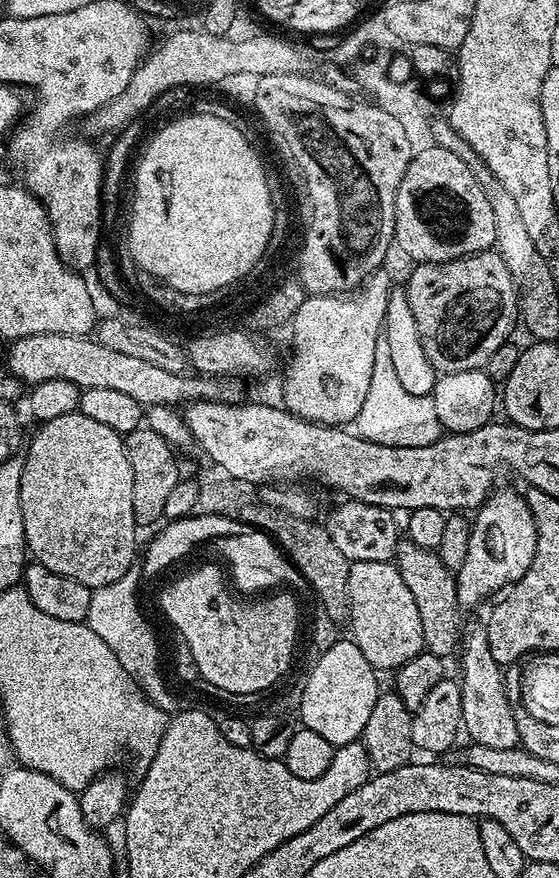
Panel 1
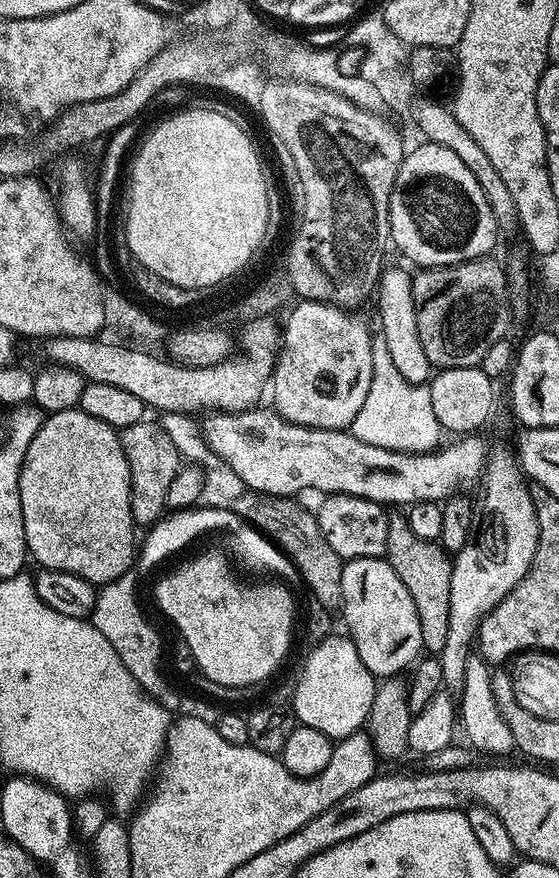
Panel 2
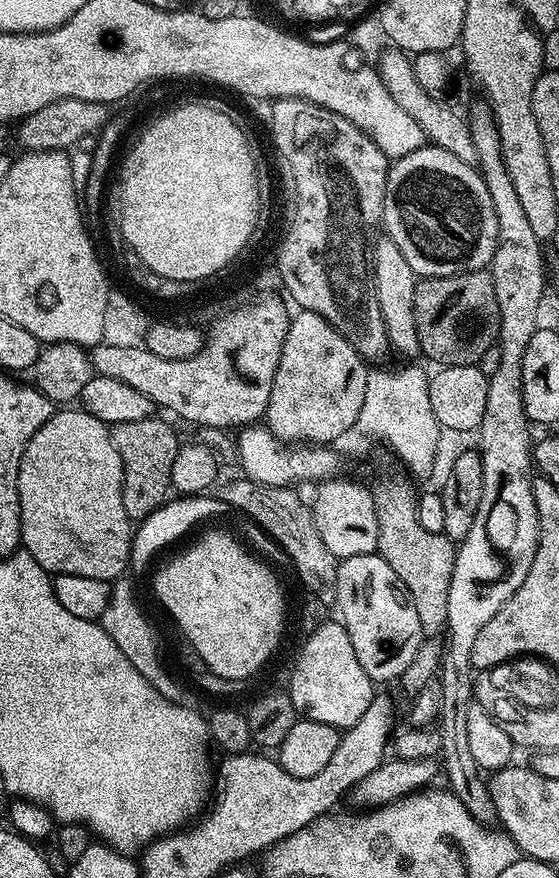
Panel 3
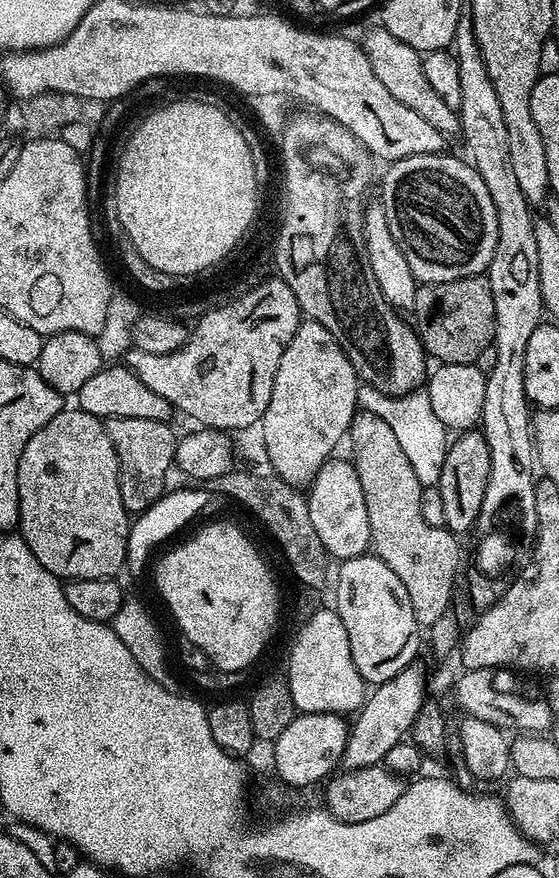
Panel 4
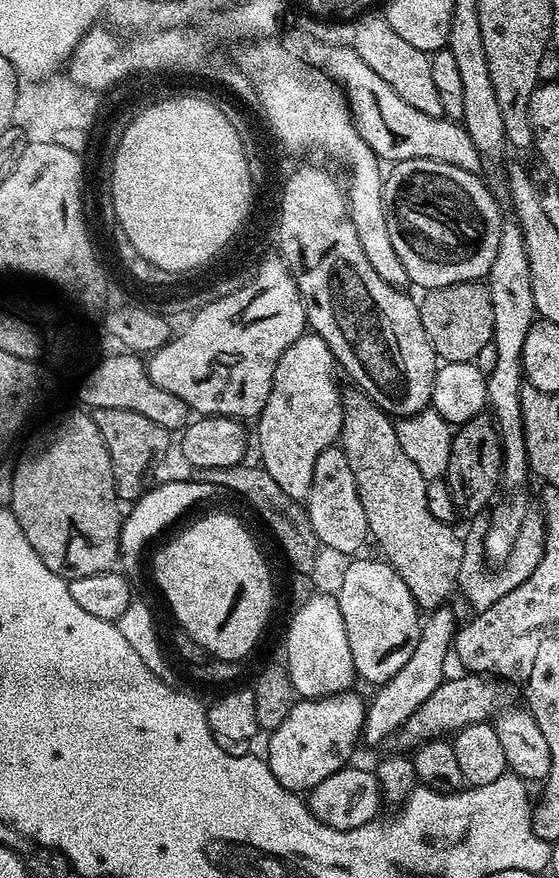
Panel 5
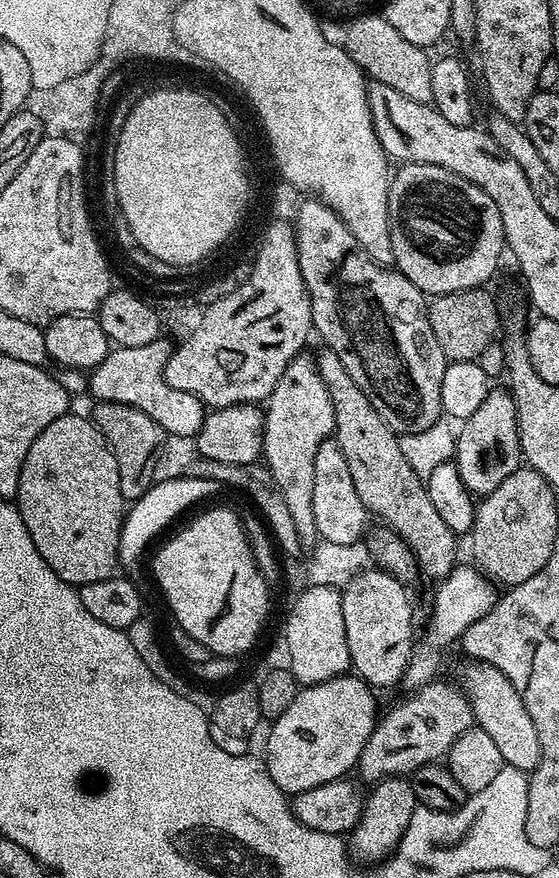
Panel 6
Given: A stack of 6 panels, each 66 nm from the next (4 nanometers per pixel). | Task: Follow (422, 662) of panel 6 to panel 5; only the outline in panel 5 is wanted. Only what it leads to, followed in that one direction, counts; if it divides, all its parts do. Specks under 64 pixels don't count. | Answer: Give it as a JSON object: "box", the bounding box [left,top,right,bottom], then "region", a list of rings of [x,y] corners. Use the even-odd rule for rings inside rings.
{"box":[362,606,458,745],"region":[[[448,606],[438,608],[421,623],[418,646],[414,646],[414,654],[410,654],[406,666],[402,666],[402,670],[398,670],[394,678],[373,691],[376,693],[373,694],[372,701],[367,701],[364,710],[362,740],[365,745],[380,744],[387,736],[395,737],[410,718],[410,714],[414,714],[414,710],[418,710],[418,706],[426,698],[430,698],[430,694],[446,679],[444,655],[449,655],[453,636],[458,629],[458,621],[456,622],[456,616],[450,609]]]}

